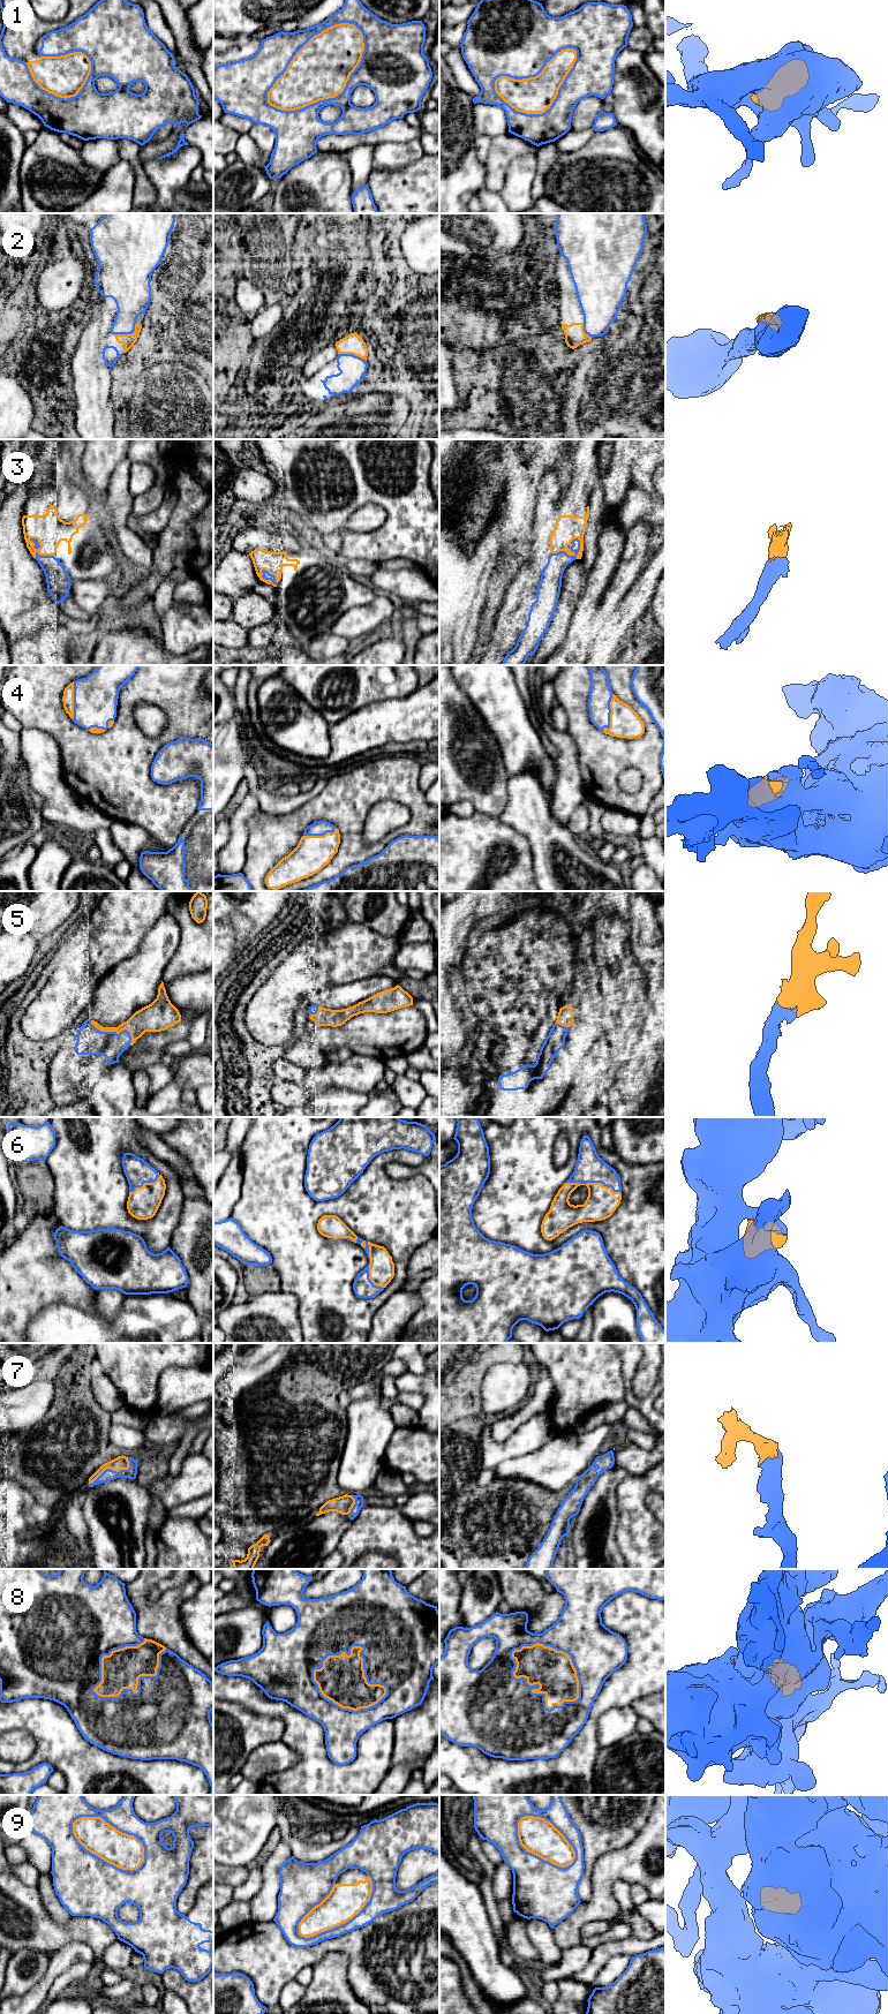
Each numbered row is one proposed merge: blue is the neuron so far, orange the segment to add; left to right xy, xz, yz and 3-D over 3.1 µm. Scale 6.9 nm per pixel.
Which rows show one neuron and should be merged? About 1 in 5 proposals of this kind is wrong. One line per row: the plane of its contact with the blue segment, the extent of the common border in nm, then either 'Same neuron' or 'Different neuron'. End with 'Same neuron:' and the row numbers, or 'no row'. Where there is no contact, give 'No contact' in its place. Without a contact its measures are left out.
1: Touches blue in xz. Shared border 800 nm. Different neuron
2: Touches blue in xy. Shared border 180 nm. Different neuron
3: Touches blue in yz. Shared border 240 nm. Same neuron
4: Touches blue in yz. Shared border 280 nm. Same neuron
5: Touches blue in xy. Shared border 340 nm. Same neuron
6: Touches blue in xz. Shared border 360 nm. Same neuron
7: Touches blue in xy. Shared border 320 nm. Same neuron
8: Touches blue in yz. Shared border 550 nm. Same neuron
9: Touches blue in xy. Shared border 550 nm. Different neuron
Same neuron: 3, 4, 5, 6, 7, 8

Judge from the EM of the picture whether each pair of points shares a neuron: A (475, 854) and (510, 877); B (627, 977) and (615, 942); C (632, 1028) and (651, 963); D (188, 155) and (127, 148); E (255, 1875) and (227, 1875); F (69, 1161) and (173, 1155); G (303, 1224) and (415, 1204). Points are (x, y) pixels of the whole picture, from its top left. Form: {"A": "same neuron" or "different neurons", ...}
{"A": "same neuron", "B": "same neuron", "C": "different neurons", "D": "different neurons", "E": "different neurons", "F": "different neurons", "G": "same neuron"}

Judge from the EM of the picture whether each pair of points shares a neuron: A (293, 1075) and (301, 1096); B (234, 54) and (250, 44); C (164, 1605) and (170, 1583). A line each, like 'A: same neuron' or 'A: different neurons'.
A: different neurons
B: same neuron
C: different neurons

